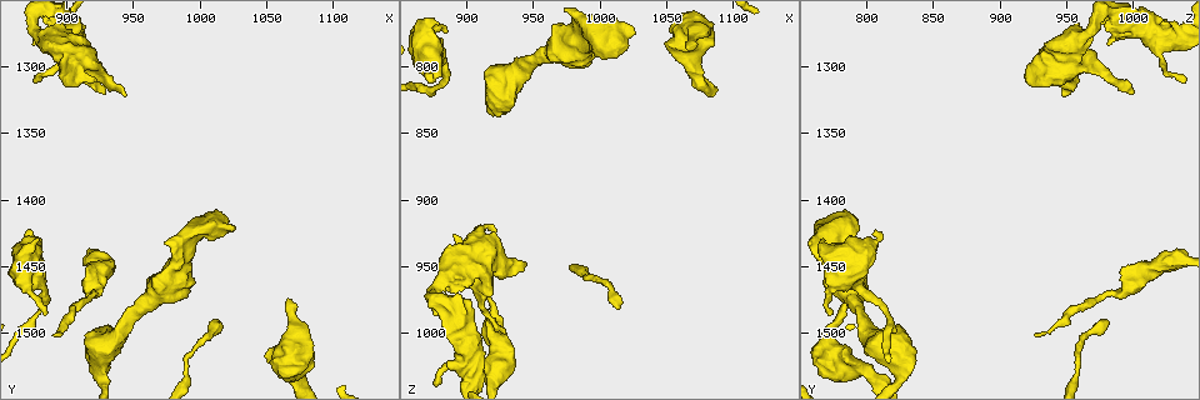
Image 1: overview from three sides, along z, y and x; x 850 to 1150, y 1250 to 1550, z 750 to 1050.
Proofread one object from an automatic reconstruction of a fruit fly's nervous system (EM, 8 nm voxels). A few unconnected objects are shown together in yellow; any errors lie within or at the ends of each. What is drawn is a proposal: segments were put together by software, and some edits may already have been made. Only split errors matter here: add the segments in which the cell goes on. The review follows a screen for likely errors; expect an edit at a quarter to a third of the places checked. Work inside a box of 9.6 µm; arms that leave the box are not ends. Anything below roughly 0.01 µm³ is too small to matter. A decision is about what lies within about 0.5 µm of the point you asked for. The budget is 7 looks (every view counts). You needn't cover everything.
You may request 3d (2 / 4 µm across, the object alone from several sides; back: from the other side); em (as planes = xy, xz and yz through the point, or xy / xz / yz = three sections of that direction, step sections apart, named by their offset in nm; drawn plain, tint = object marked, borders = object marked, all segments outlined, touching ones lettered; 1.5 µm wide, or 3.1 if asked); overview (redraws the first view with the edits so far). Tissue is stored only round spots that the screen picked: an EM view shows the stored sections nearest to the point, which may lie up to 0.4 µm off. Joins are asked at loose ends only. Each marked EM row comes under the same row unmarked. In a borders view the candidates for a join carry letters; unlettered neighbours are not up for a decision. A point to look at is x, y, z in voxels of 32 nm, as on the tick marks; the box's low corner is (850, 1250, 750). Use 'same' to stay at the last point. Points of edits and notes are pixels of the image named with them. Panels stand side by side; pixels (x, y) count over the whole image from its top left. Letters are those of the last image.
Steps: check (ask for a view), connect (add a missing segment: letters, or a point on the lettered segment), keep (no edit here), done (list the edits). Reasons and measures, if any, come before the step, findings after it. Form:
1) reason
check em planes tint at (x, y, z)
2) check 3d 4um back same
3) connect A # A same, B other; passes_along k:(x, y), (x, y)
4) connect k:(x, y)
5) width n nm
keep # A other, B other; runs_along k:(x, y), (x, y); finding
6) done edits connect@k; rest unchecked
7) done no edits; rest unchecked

stops while still wide
check 3d 2um at (1026, 1422, 774)

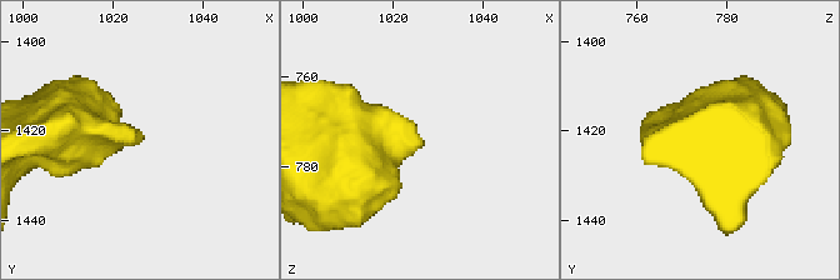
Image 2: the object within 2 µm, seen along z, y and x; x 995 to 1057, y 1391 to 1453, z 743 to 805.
need the tissue
check em yz step 4 tint at (1026, 1420, 773)

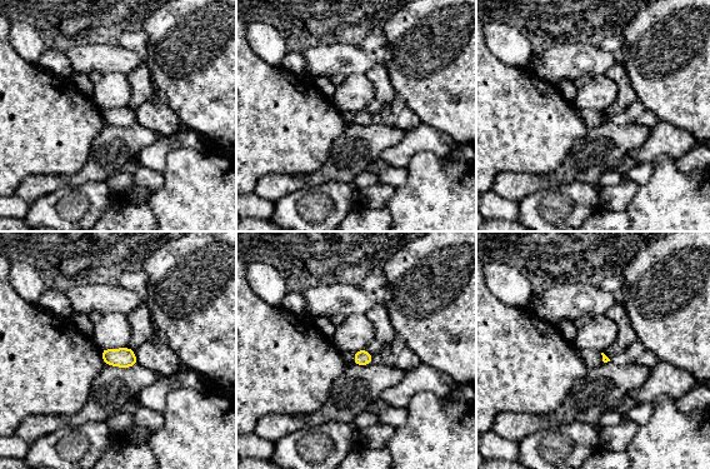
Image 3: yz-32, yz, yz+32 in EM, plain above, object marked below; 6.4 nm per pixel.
check em planes borders same

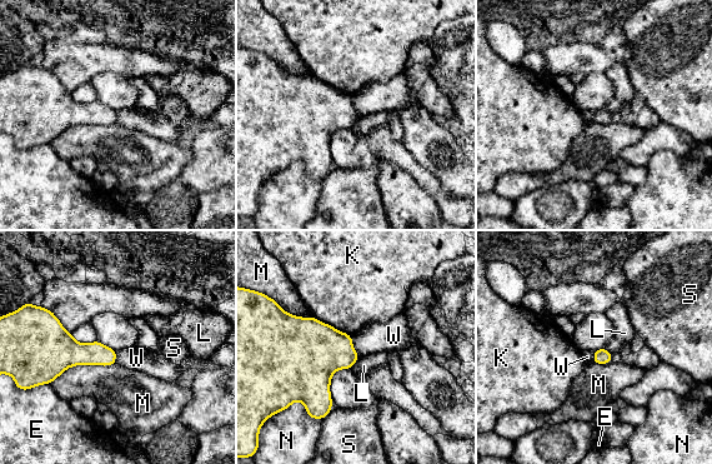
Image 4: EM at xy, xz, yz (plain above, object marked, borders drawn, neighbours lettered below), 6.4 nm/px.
keep # E other, K other, L other, M other, N other, S other, W other; border 4:(351, 335), (351, 345), (360, 355); none of them fits

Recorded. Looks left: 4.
long arm stops here
check 3d 2um at (892, 1500, 924)

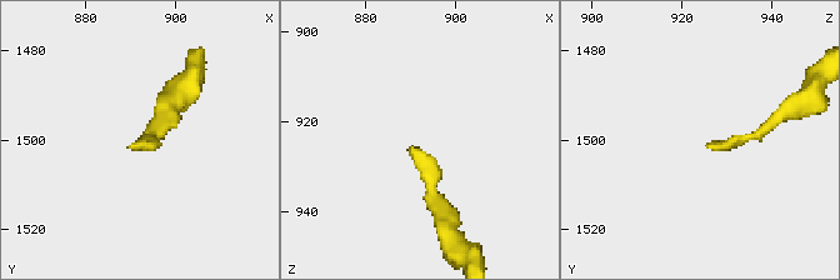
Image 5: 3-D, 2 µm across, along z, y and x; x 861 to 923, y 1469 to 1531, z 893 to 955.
check em planes borders at (890, 1501, 927)

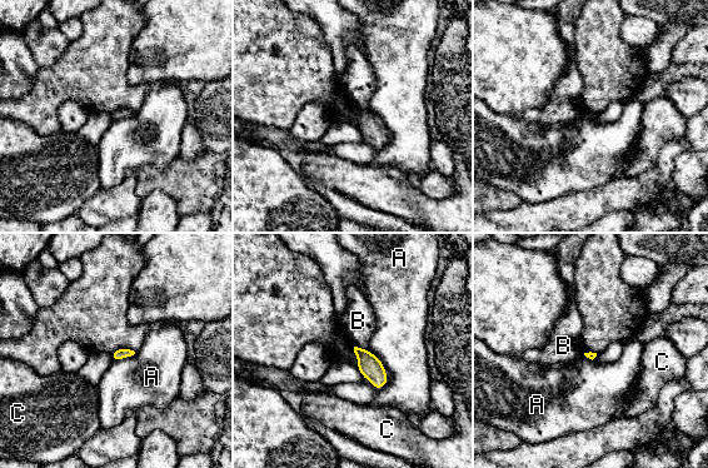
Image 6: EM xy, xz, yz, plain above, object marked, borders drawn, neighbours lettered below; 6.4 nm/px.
longest_contact A 160 nm
keep # A other, B other, C other; none of them fits

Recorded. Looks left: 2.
an open end
check em planes borders at (884, 1486, 774)

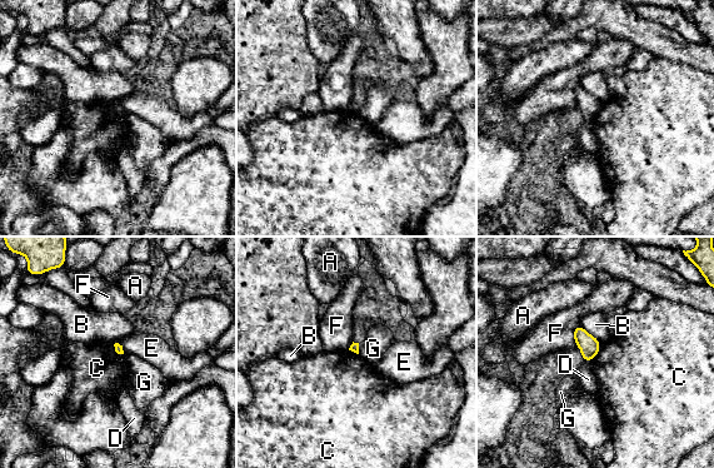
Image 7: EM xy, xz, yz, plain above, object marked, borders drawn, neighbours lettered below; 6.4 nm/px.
keep # A other, B other, C other, D other, E other, F other, G other; border 7:(602, 343), (592, 361); none of them fits

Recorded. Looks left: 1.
done no edits; rest unchecked

